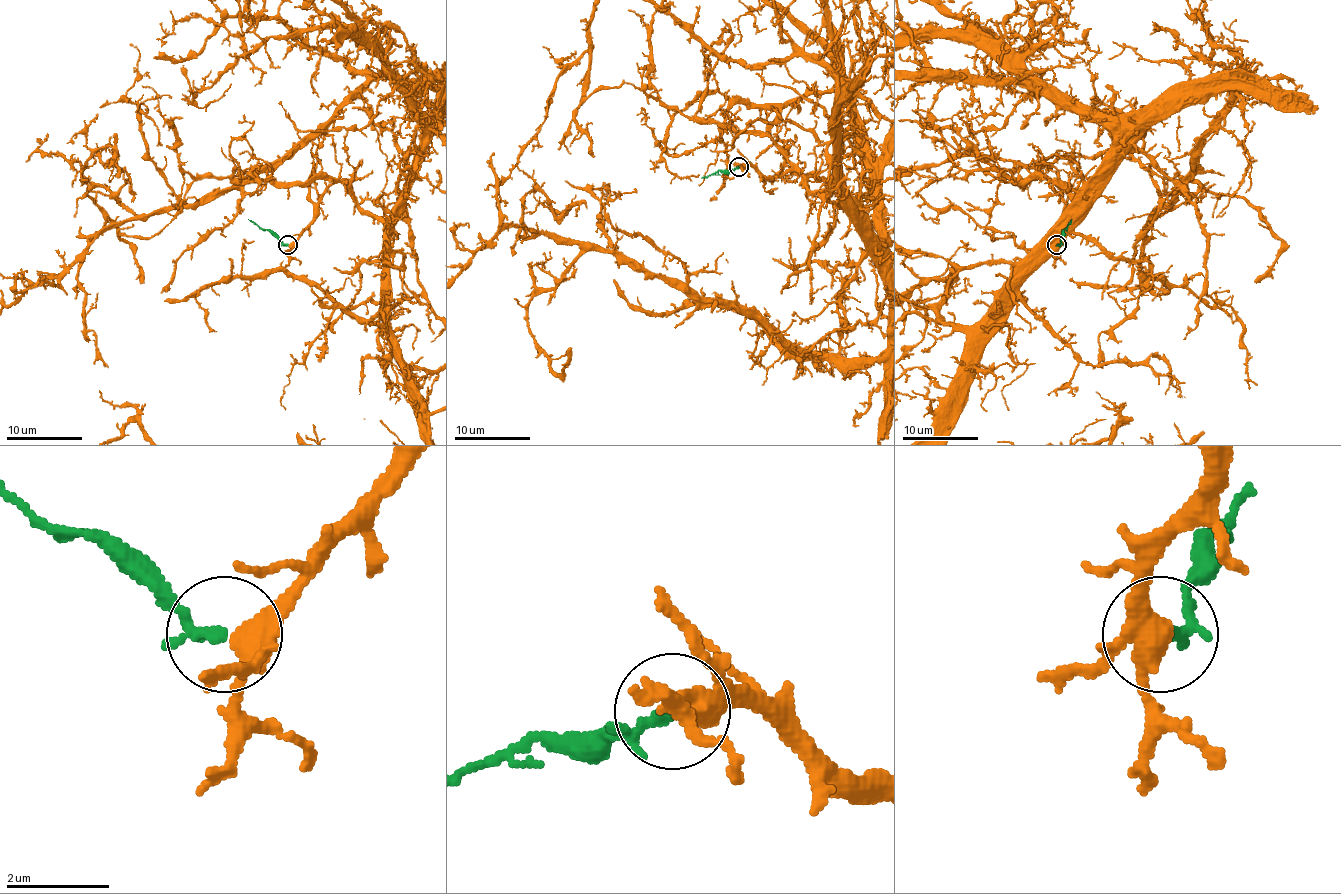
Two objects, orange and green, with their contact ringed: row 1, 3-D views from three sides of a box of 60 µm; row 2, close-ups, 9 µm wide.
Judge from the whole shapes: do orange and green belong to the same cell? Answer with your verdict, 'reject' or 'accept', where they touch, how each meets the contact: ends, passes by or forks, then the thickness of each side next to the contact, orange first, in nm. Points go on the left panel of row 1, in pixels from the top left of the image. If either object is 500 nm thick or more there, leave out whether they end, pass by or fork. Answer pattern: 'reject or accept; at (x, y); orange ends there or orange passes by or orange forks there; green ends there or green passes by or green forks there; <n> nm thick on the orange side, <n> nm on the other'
accept; at (288, 244); orange forks there; green forks there; 320 nm thick on the orange side, 110 nm on the other

